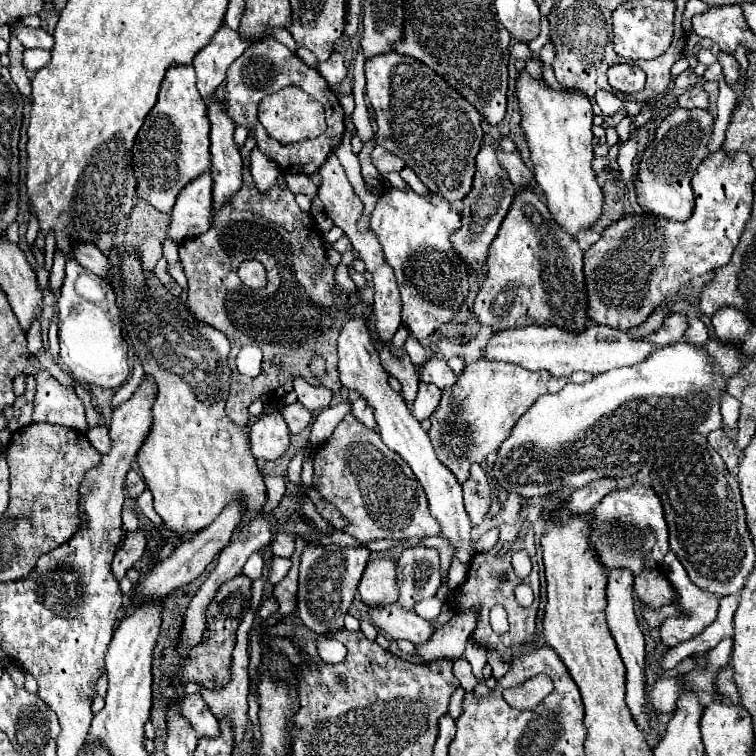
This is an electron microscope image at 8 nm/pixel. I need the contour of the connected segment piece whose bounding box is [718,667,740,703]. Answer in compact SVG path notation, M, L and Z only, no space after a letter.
M726 667L724 669L724 673L720 673L718 675L718 691L720 693L724 693L724 695L728 695L730 699L732 699L732 703L738 703L738 691L736 691L736 685L734 685L734 679L732 679L732 669L730 667Z

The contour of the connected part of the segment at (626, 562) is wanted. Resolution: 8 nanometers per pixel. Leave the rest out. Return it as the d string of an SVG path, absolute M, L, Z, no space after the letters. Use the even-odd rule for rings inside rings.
M632 485L626 489L614 489L612 493L608 493L608 497L604 497L604 501L600 501L600 505L592 507L586 517L590 519L590 545L606 571L630 569L632 575L636 575L640 573L640 555L642 565L652 569L664 561L664 555L670 549L664 511L660 499L650 487ZM646 527L650 529L650 535L654 539L646 535Z

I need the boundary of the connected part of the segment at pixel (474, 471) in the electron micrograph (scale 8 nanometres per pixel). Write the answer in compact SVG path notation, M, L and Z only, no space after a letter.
M476 463L472 465L470 477L462 483L462 491L464 491L464 505L470 515L472 525L480 525L484 515L488 513L490 501L492 501L488 477L480 465L476 465Z

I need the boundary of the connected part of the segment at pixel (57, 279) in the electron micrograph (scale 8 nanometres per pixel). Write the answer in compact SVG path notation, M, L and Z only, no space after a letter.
M56 253L54 255L54 267L50 271L50 285L48 285L48 289L52 293L58 293L60 287L62 287L62 281L64 281L64 263L66 263L66 257Z

